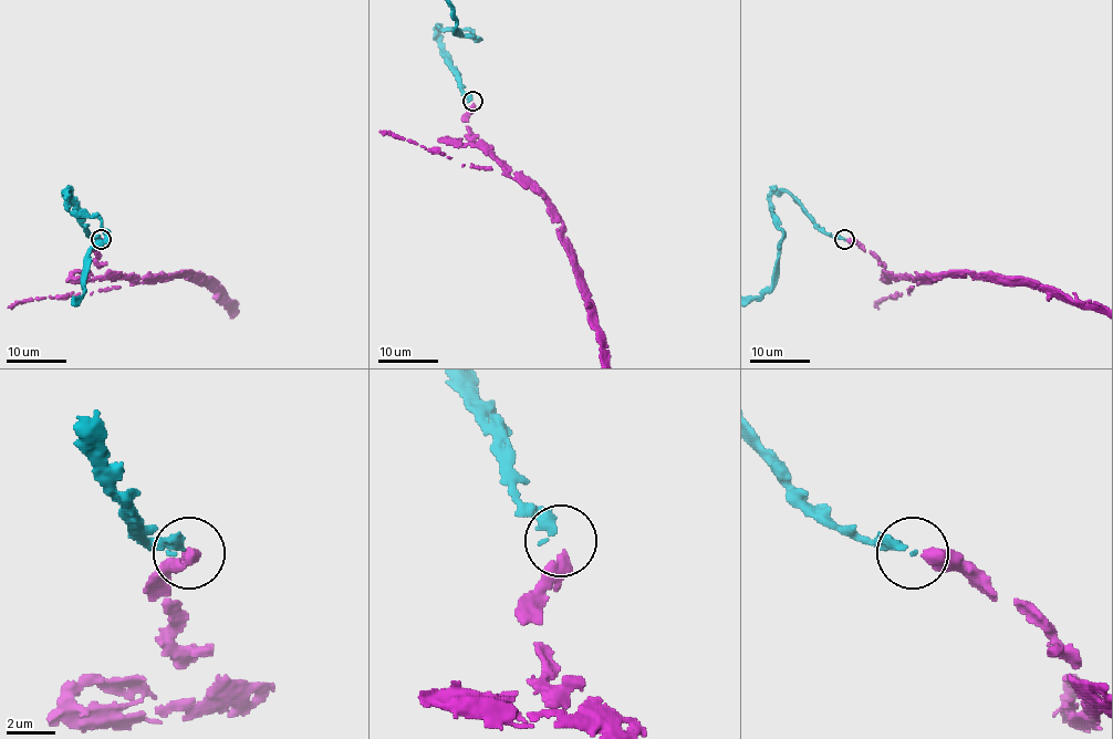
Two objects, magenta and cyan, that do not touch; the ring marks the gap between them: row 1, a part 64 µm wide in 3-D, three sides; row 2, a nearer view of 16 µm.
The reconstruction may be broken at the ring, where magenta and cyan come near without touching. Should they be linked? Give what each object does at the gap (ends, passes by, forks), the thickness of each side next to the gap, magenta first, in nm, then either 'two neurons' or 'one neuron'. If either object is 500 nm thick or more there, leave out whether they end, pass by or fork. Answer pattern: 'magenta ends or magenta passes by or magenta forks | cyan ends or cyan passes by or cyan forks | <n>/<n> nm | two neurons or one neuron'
500/400 nm | one neuron

